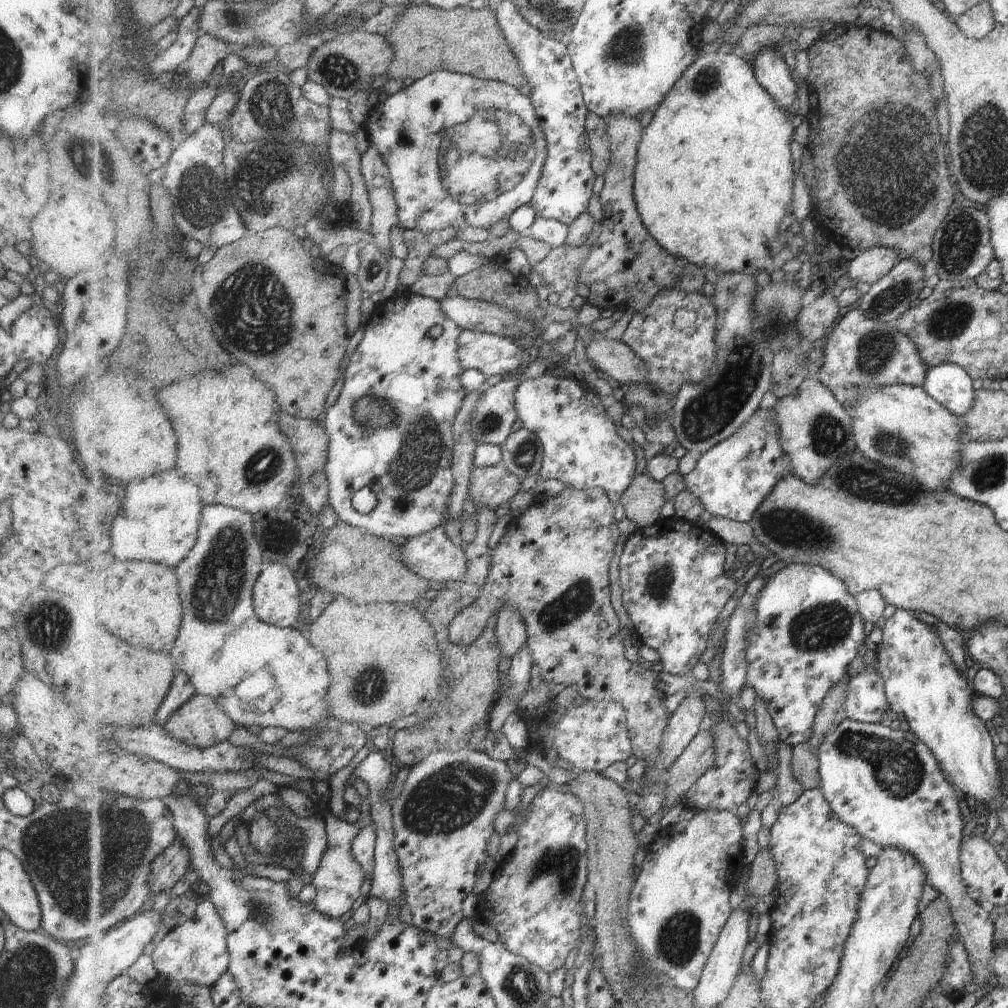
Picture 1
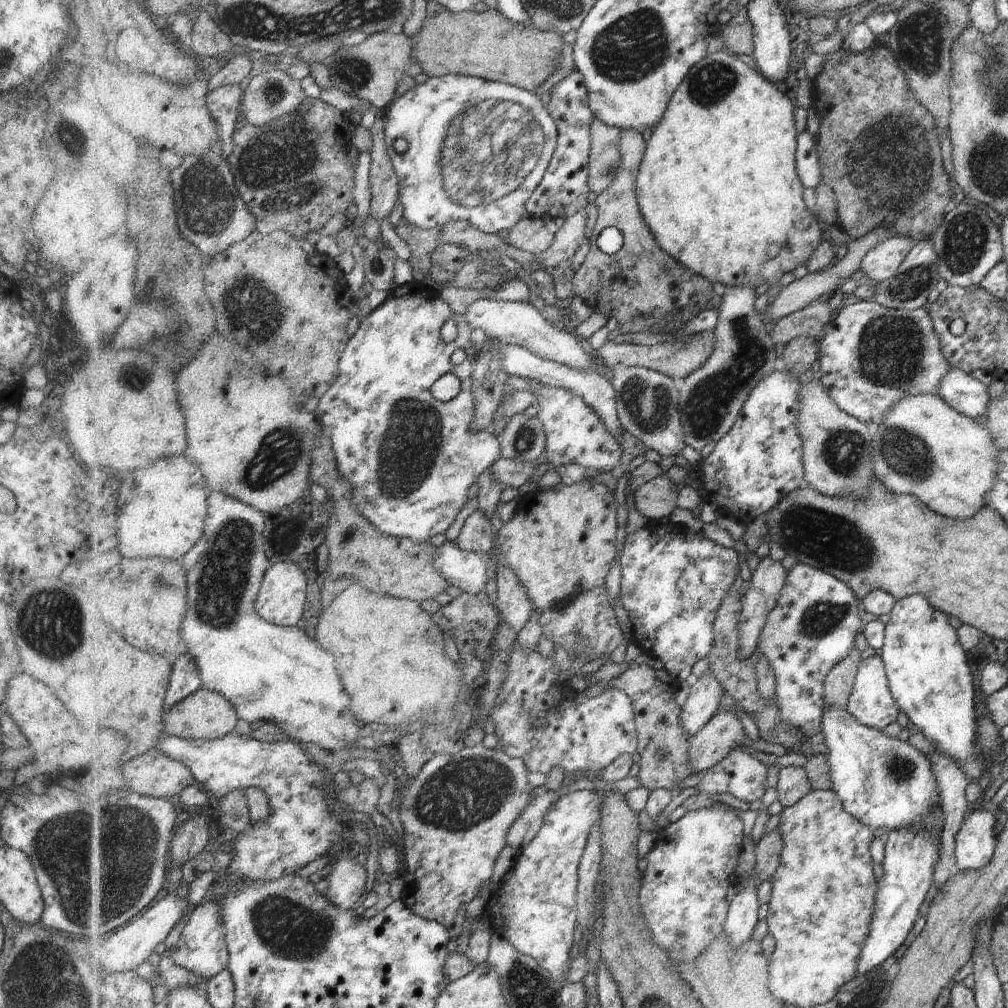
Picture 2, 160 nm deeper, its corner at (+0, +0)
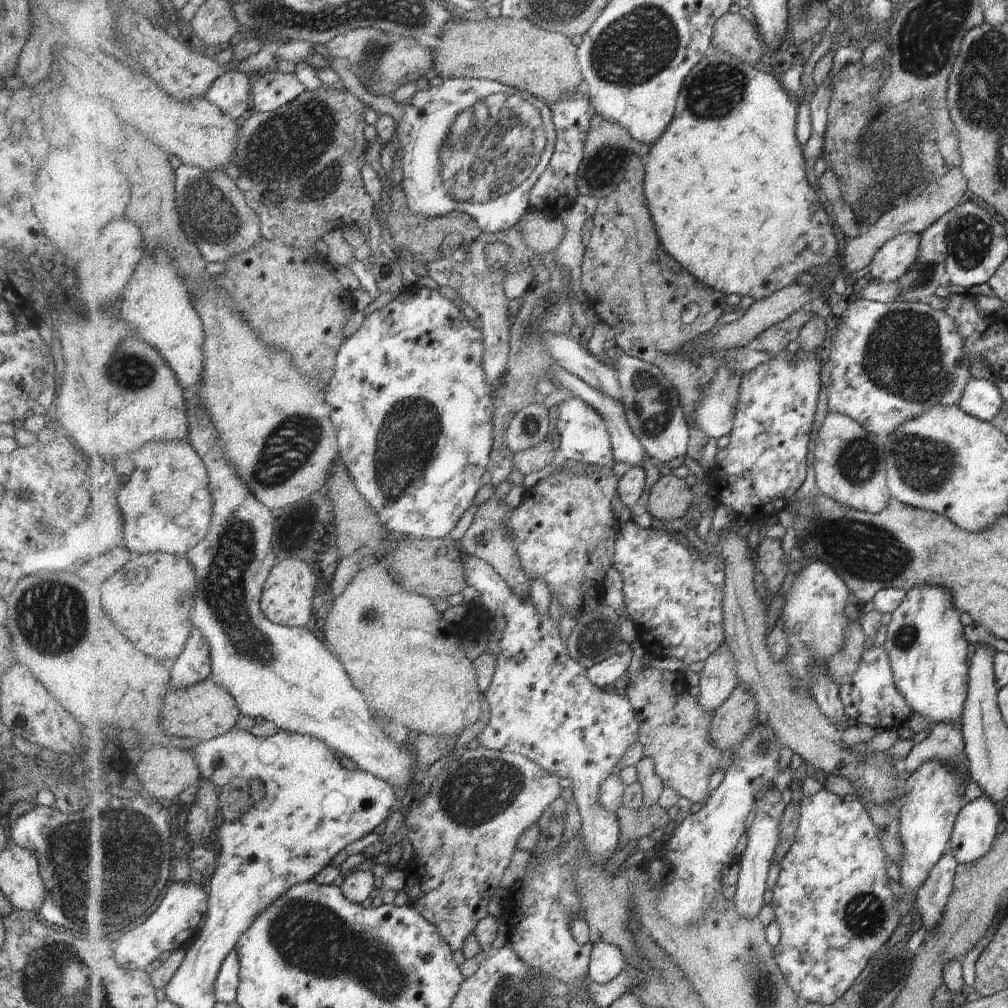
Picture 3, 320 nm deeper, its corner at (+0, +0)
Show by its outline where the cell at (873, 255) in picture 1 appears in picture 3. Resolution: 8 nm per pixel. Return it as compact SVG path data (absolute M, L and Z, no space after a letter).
M902 233L881 246L870 265L874 280L896 283L911 269L919 257L920 236Z

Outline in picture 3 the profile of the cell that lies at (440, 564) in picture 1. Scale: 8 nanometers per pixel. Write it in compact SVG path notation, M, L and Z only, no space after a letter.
M465 553L463 562L468 586L473 586L480 592L480 601L489 608L492 615L504 616L506 619L506 627L494 643L494 649L498 653L496 672L484 694L491 706L491 718L478 742L481 742L482 747L495 751L521 754L535 762L541 770L569 779L570 790L581 817L579 832L584 840L584 851L587 852L589 864L605 865L613 858L615 850L621 847L621 828L616 814L601 808L599 794L601 784L612 776L613 768L619 765L625 752L640 739L640 720L636 717L636 710L626 694L605 692L587 678L587 669L569 654L568 642L561 636L558 622L551 620L548 614L540 614L529 593L523 596L515 594L493 566L477 556Z

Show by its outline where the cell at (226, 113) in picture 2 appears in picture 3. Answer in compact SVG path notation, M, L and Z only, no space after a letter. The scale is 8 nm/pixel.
M225 72L210 87L205 98L236 121L252 108L253 76L243 72Z

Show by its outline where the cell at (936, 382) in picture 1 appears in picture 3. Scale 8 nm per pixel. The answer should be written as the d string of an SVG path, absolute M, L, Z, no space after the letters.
M970 377L956 406L964 414L988 423L1006 404L994 383Z

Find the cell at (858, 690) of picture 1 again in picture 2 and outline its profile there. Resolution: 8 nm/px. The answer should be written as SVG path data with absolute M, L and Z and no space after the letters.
M880 656L861 661L847 710L857 720L877 730L883 730L897 716L897 705L888 686L887 673Z

